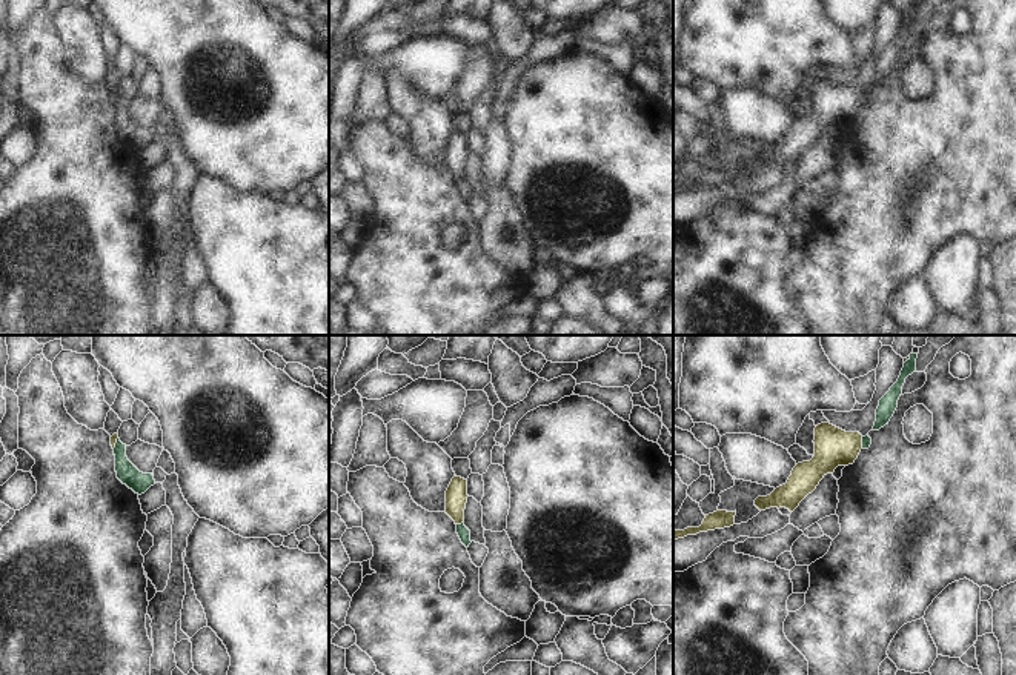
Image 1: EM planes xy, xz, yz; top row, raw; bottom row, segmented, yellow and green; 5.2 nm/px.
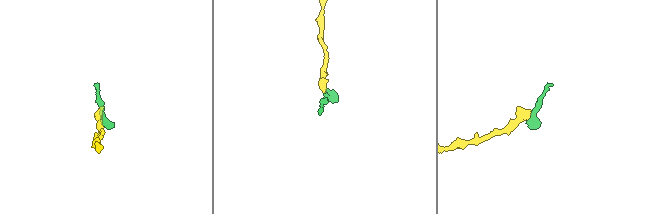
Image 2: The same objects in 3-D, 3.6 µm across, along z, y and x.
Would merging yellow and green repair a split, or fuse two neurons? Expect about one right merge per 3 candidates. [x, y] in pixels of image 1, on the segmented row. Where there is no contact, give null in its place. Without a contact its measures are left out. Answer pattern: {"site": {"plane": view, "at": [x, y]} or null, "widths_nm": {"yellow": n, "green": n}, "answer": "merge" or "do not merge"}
{"site": {"plane": "xz", "at": [460, 523]}, "widths_nm": {"yellow": 110, "green": 70}, "answer": "do not merge"}

